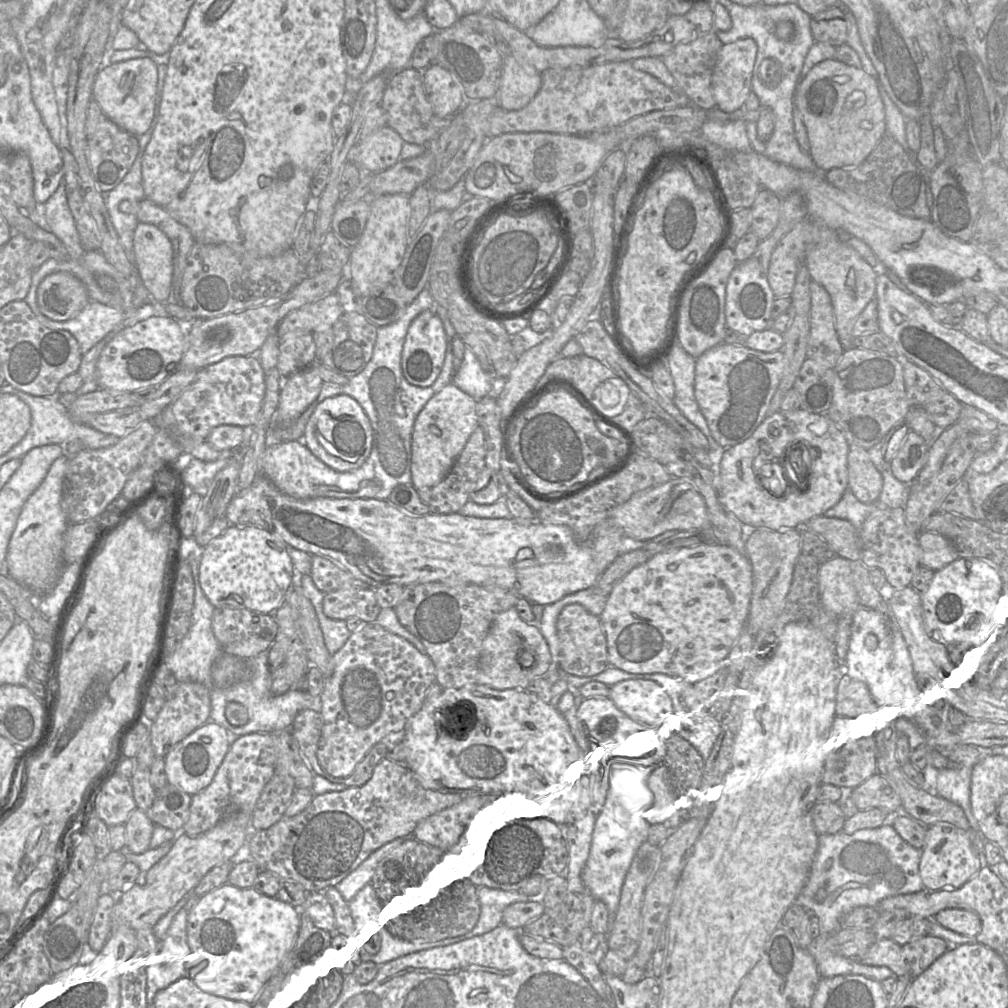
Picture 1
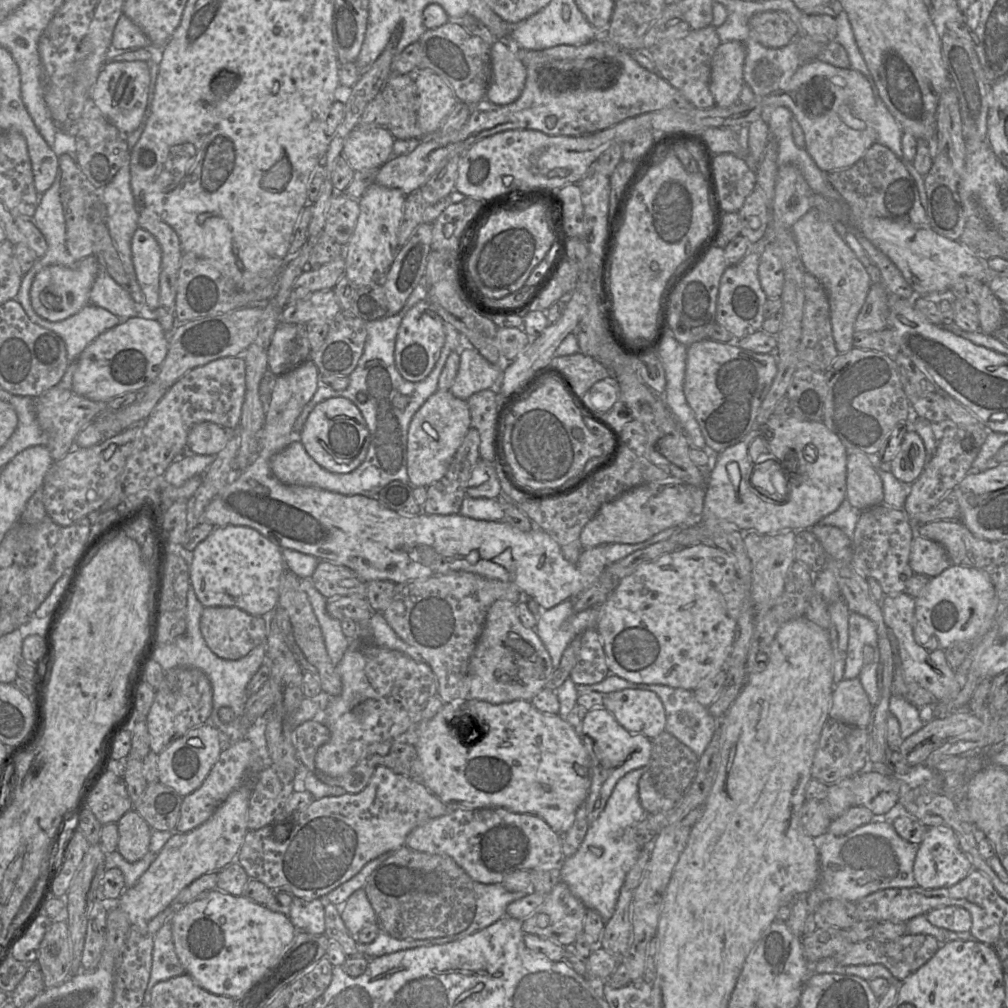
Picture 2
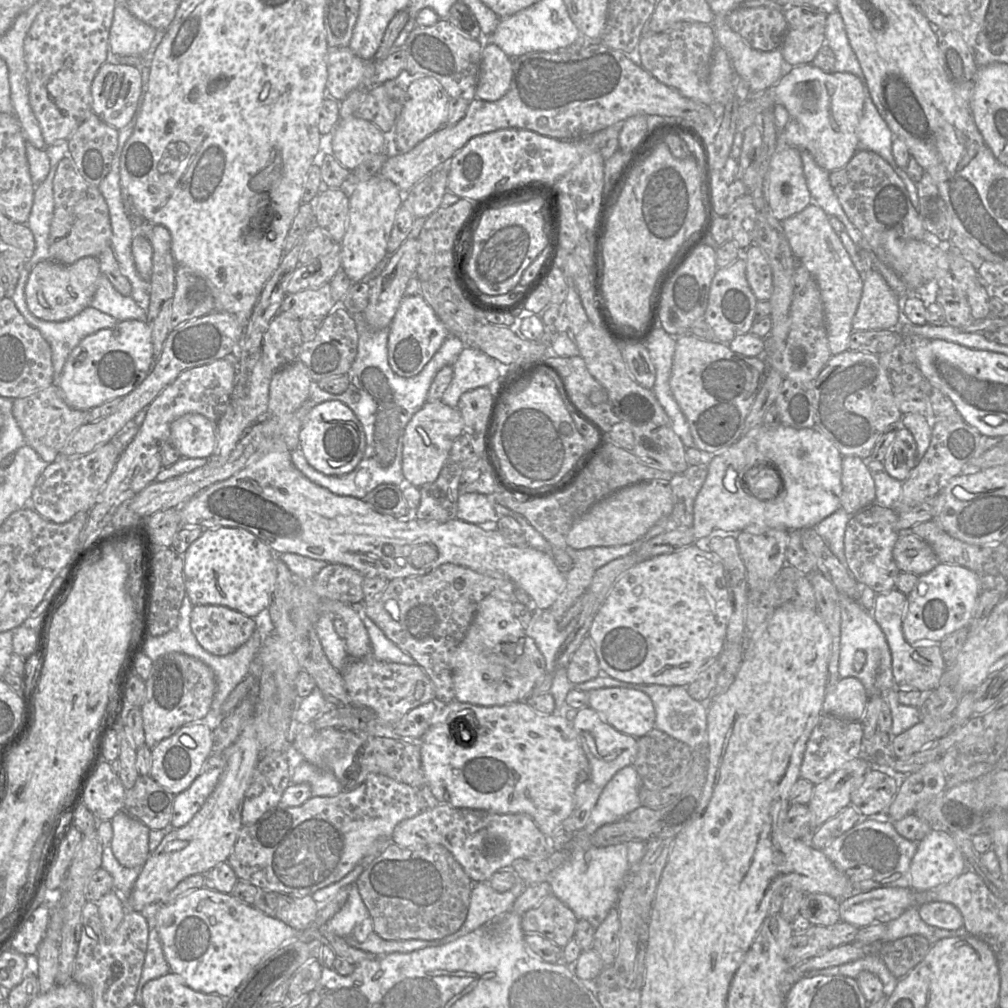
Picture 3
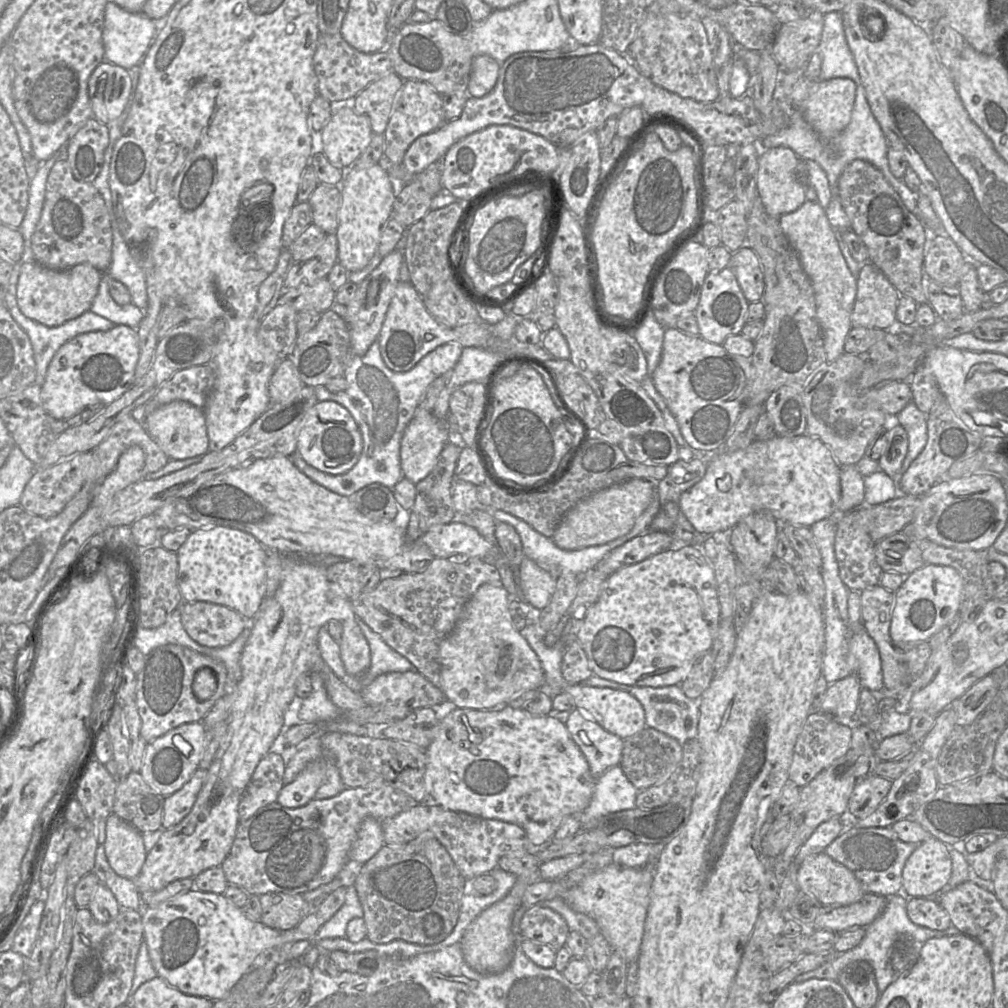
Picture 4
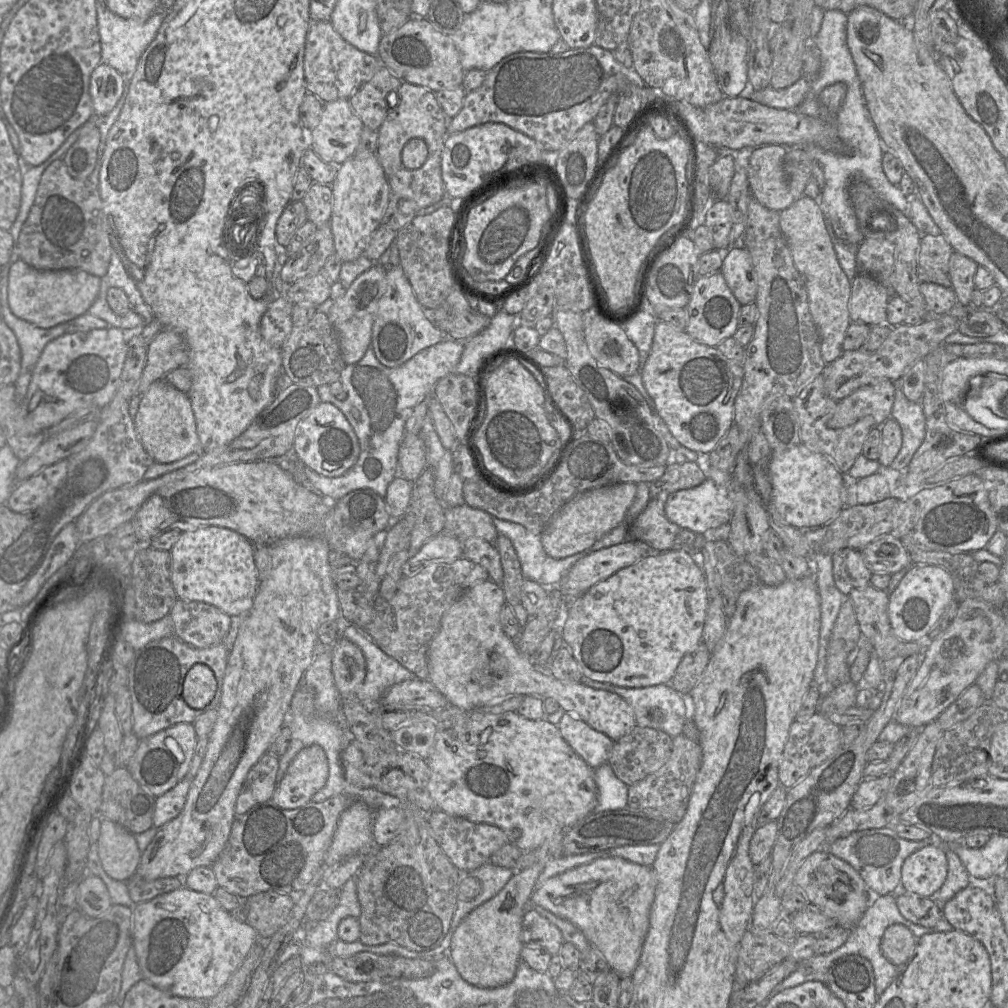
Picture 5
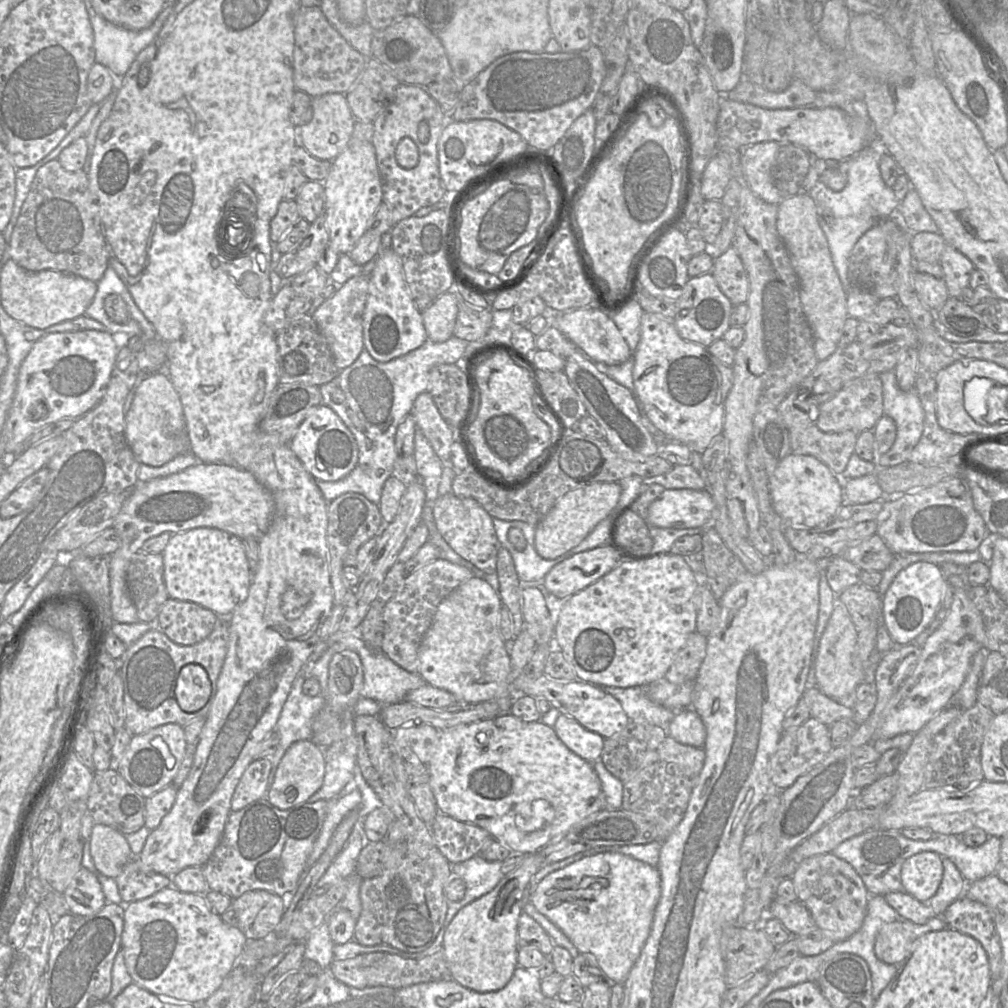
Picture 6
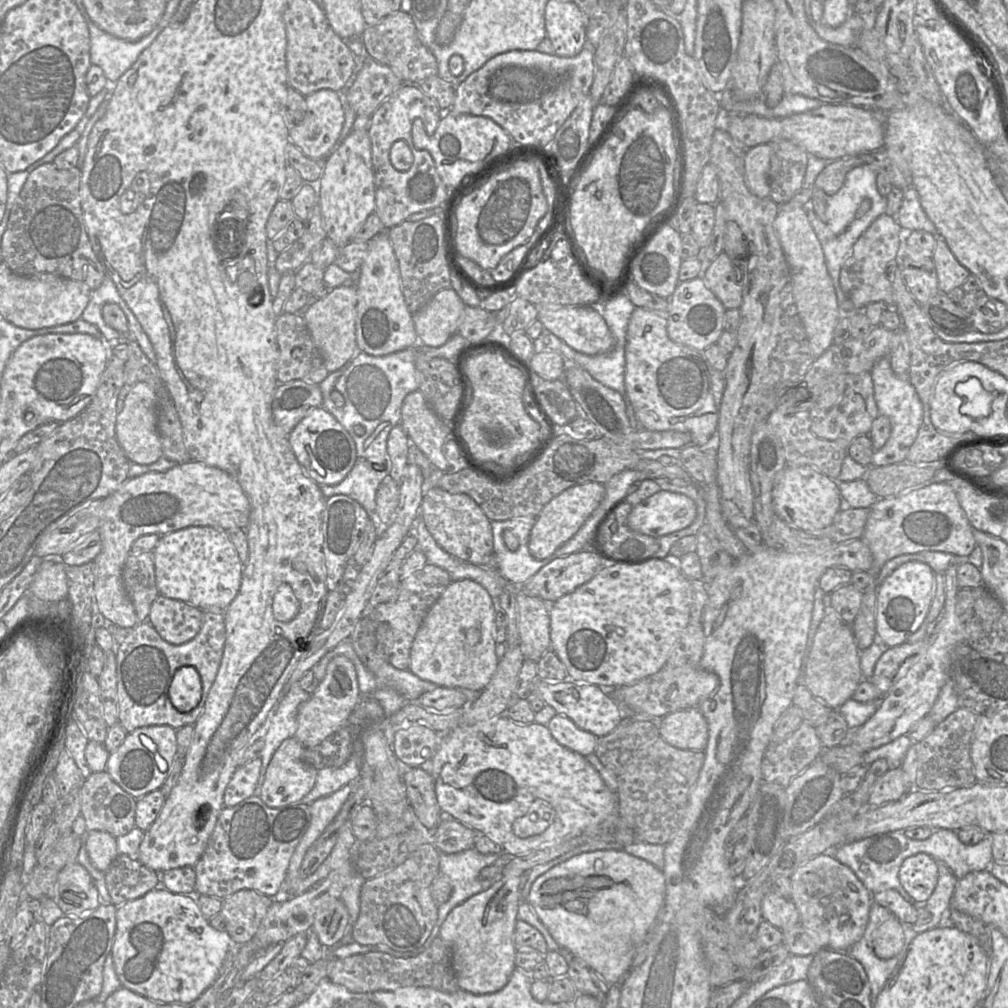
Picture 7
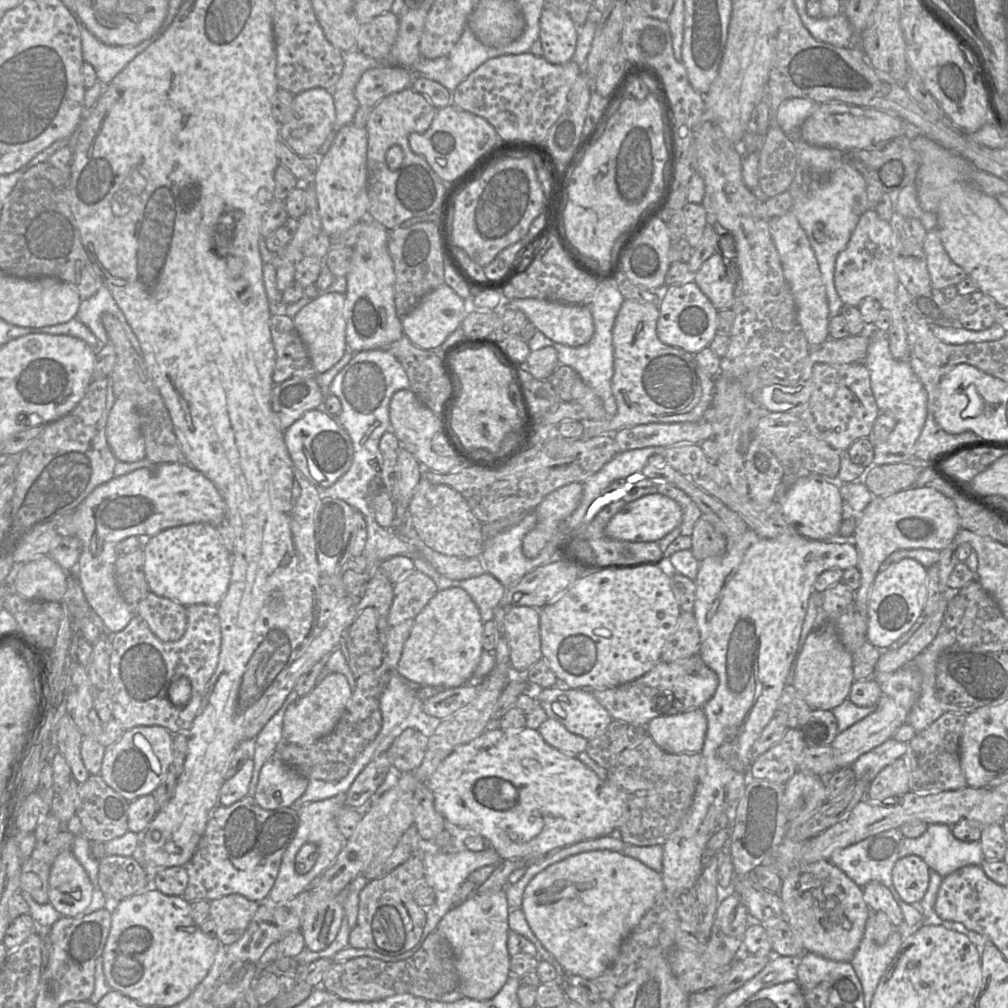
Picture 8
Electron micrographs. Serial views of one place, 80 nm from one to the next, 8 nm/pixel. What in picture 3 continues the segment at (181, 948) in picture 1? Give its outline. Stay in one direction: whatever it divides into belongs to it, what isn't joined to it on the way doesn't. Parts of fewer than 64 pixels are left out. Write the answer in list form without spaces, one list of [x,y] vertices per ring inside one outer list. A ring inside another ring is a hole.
[[[150,929],[147,951],[134,1003],[140,1006],[142,1005],[142,989],[147,982],[167,975],[168,973],[171,973],[171,971],[165,960],[158,933],[155,929]]]

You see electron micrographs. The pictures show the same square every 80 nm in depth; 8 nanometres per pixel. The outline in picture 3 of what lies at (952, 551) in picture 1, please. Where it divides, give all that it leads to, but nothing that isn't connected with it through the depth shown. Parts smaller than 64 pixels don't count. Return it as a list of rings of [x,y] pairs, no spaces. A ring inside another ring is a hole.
[[[900,533],[893,548],[893,559],[901,572],[917,576],[940,563],[932,547],[911,533]]]

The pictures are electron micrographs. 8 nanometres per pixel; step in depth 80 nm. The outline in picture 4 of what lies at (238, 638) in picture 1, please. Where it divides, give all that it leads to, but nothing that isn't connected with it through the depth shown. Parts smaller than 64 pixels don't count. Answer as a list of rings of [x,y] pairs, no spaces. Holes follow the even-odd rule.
[[[208,602],[181,604],[181,622],[195,642],[209,648],[230,645],[249,626],[249,621],[236,611]]]

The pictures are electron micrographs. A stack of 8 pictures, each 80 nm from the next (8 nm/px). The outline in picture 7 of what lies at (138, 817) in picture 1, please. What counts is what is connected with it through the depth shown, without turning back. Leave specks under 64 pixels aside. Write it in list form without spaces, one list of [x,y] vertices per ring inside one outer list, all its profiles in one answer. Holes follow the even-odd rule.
[[[88,831],[86,848],[93,866],[104,873],[119,855],[116,837],[105,831]]]

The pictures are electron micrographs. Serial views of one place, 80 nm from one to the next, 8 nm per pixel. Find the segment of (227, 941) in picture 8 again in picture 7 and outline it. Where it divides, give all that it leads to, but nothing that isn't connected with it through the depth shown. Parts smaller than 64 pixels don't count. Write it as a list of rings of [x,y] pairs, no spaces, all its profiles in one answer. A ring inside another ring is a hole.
[[[240,890],[222,900],[225,931],[235,944],[253,939],[274,899],[254,890]]]

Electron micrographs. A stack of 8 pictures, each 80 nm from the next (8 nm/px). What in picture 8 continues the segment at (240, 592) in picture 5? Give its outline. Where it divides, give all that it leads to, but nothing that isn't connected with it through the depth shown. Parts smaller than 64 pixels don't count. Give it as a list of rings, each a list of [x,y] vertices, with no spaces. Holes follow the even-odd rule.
[[[191,523],[160,531],[143,547],[144,573],[151,593],[187,607],[194,604],[217,606],[231,579],[232,553],[224,546],[215,526]]]

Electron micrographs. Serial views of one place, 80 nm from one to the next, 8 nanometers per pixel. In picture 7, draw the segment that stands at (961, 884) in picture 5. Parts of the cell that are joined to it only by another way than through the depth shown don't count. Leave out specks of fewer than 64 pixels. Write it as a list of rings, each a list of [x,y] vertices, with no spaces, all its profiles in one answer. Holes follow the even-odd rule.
[[[938,862],[938,874],[937,885],[924,906],[934,923],[940,921],[944,911],[950,911],[950,901],[958,882],[958,878],[942,862]]]

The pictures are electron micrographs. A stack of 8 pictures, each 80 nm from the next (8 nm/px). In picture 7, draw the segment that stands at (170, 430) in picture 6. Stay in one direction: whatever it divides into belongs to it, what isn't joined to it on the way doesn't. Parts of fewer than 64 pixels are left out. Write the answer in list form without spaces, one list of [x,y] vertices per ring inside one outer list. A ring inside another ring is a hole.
[[[139,382],[133,385],[125,397],[123,408],[117,415],[116,437],[131,463],[150,465],[163,457],[157,432],[157,396],[148,384]]]

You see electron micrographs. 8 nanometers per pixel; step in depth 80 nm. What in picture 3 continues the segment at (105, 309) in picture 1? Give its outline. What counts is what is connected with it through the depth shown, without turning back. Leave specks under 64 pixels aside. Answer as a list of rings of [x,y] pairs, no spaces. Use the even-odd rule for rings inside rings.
[[[31,267],[30,270],[25,270],[23,274],[20,274],[17,286],[15,291],[11,297],[18,311],[22,314],[22,316],[26,319],[26,321],[32,327],[38,329],[44,339],[50,344],[52,351],[52,365],[53,365],[53,384],[58,385],[59,378],[61,376],[63,366],[70,354],[70,352],[79,344],[79,342],[86,336],[93,334],[101,329],[105,328],[113,328],[118,320],[114,317],[101,312],[100,310],[93,308],[91,306],[86,307],[77,315],[63,320],[63,321],[45,321],[40,318],[34,316],[27,307],[26,299],[25,299],[25,285],[28,279],[30,272],[34,267]]]

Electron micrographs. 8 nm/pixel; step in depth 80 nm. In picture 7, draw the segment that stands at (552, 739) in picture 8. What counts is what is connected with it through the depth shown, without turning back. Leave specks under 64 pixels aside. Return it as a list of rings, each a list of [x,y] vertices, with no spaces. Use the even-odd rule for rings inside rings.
[[[556,714],[547,727],[554,739],[567,749],[584,757],[595,752],[598,737],[579,728],[568,717]]]

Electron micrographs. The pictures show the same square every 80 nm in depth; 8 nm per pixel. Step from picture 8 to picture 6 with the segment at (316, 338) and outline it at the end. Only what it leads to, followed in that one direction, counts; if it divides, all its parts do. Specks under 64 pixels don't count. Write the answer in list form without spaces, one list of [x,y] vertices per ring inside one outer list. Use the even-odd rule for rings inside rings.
[[[354,276],[346,281],[312,314],[321,334],[325,337],[335,365],[341,370],[350,366],[364,349],[363,313],[368,297],[369,276]]]

